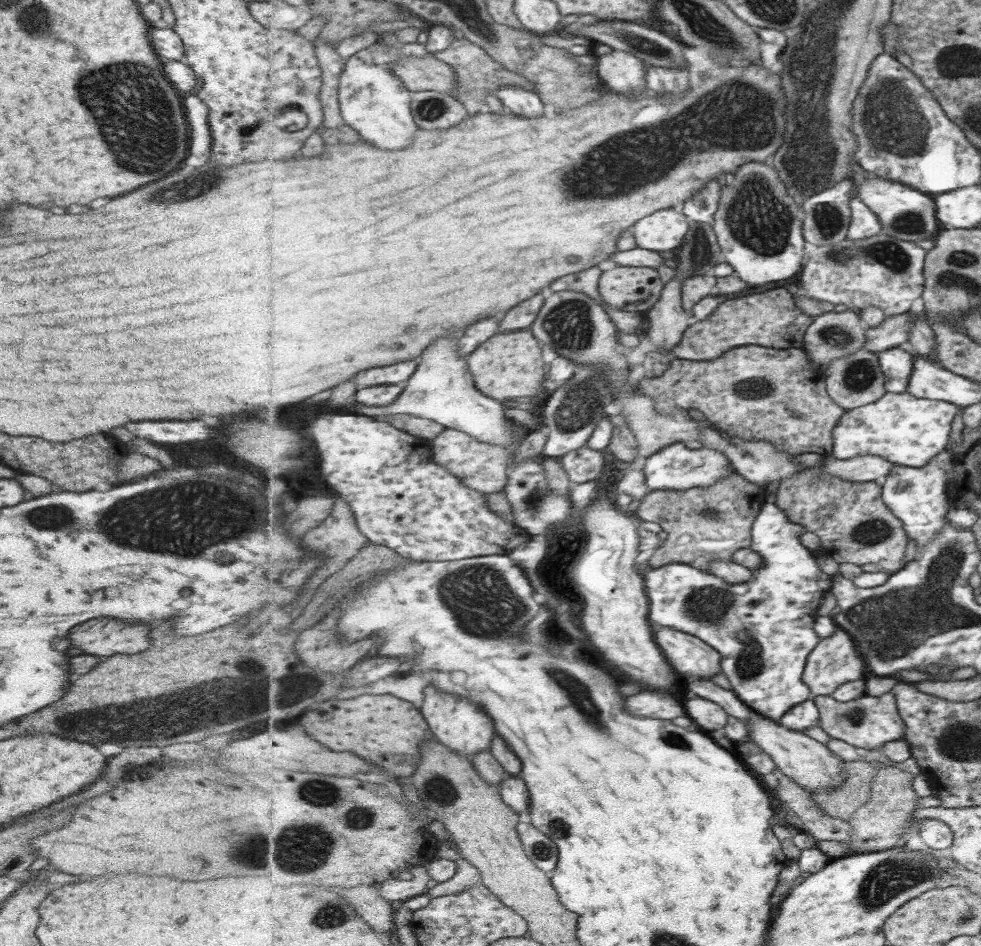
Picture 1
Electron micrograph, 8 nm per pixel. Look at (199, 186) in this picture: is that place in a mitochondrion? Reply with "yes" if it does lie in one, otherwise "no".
yes

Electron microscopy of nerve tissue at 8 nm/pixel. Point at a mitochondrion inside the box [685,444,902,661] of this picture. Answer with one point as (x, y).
(875, 531)

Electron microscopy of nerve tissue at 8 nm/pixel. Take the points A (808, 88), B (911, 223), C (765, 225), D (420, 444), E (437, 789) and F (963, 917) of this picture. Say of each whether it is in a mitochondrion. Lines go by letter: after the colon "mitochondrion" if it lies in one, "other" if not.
A: mitochondrion
B: mitochondrion
C: mitochondrion
D: other
E: mitochondrion
F: mitochondrion

